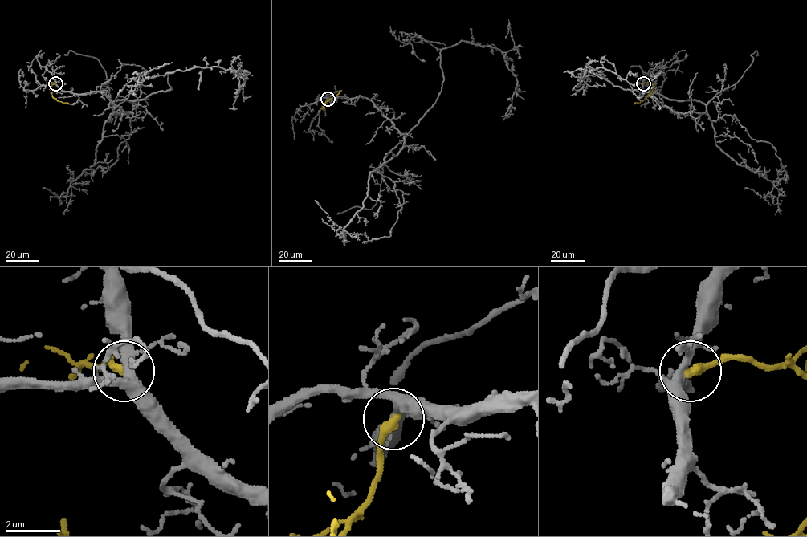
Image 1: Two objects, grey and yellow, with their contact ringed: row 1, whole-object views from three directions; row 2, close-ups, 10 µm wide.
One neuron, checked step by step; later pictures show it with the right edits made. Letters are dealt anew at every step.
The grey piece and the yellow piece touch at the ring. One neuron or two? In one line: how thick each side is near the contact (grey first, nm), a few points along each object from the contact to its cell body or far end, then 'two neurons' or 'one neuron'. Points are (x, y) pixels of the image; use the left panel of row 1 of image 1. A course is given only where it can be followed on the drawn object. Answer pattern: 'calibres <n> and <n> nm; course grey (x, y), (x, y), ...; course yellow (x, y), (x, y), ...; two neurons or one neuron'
calibres 320 and 340 nm; course grey (55, 83), (131, 113), (112, 103), (169, 90), (170, 72), (231, 67), (239, 92), (237, 71); course yellow (55, 83), (51, 86), (52, 96), (58, 101), (68, 103); two neurons

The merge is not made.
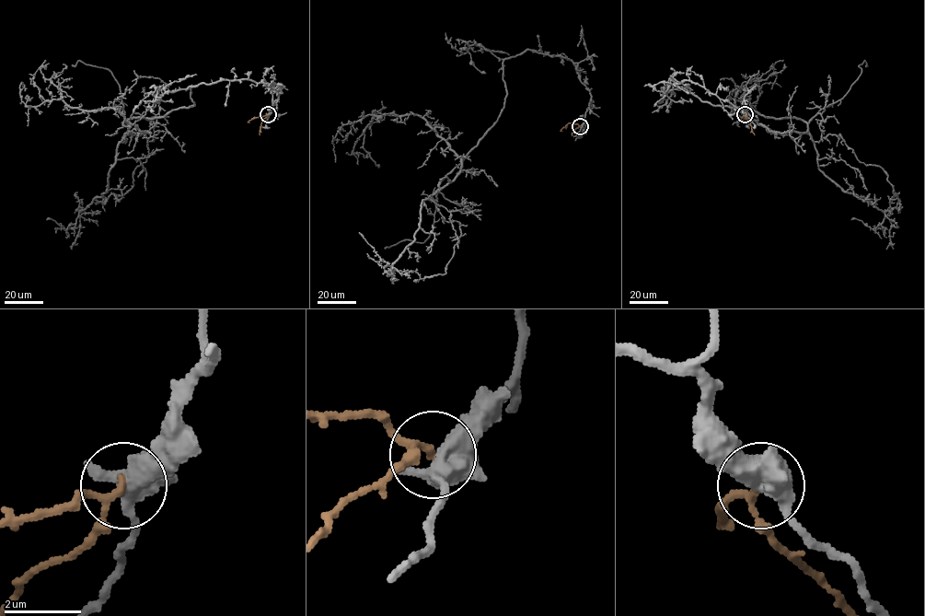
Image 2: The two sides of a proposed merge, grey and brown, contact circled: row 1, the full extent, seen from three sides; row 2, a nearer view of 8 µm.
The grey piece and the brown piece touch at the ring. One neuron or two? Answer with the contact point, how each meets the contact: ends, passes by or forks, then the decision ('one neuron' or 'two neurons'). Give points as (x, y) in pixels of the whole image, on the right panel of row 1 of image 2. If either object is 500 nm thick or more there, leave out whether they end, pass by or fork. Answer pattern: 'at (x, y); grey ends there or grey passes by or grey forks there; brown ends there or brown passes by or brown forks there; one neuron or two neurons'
at (745, 114); grey forks there; brown passes by; two neurons

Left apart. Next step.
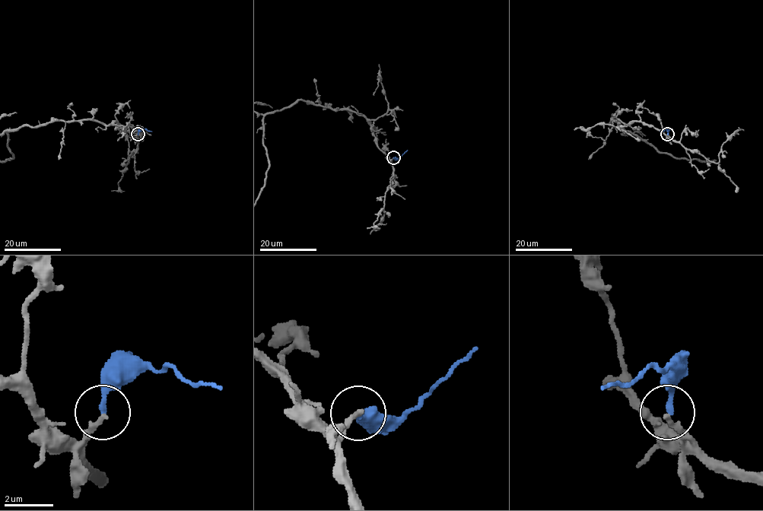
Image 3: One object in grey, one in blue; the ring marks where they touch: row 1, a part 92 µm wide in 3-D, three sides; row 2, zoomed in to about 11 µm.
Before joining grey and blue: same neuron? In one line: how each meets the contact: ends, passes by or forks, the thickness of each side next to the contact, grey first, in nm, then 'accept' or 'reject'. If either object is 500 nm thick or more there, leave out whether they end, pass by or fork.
grey ends there; blue ends there; 220 nm thick on the grey side, 220 nm on the other; accept

